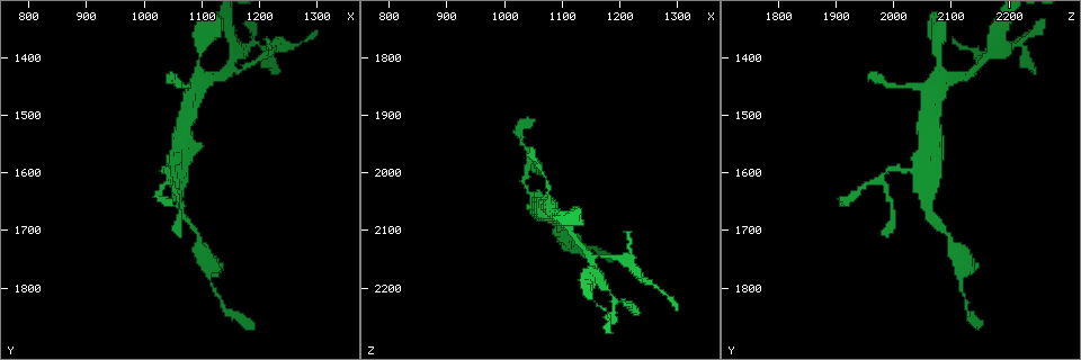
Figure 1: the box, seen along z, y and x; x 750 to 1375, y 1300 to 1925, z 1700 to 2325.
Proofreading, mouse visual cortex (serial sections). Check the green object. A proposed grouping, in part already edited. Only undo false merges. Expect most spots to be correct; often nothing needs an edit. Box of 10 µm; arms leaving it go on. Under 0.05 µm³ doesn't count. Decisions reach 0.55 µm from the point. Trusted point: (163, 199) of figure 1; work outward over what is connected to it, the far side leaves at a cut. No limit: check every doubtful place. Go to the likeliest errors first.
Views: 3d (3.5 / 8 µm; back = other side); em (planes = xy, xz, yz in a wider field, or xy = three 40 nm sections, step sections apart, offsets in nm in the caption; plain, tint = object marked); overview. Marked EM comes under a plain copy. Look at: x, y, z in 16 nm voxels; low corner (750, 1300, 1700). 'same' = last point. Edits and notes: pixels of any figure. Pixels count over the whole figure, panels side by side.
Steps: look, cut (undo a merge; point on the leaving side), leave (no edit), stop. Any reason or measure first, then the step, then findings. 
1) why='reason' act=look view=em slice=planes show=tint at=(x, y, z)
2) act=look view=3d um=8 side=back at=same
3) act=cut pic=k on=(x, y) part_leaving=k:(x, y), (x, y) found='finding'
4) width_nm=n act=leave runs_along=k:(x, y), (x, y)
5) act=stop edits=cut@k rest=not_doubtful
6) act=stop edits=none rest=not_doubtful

why='a fork' act=look view=3d um=8 at=(1040, 1615, 1975)

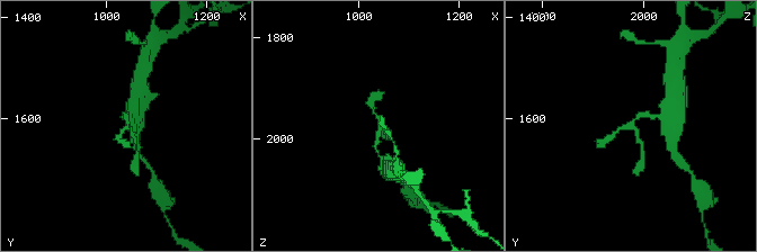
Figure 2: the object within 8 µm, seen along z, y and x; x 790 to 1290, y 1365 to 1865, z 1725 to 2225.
act=look view=3d um=3.5 at=same

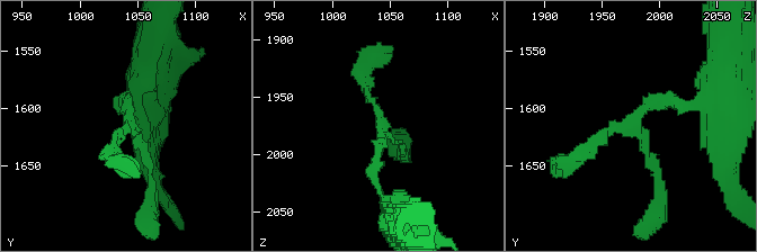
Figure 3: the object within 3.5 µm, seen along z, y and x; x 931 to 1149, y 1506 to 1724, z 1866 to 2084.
act=look view=em slice=xy step=5 show=tint at=(1040, 1612, 1972)

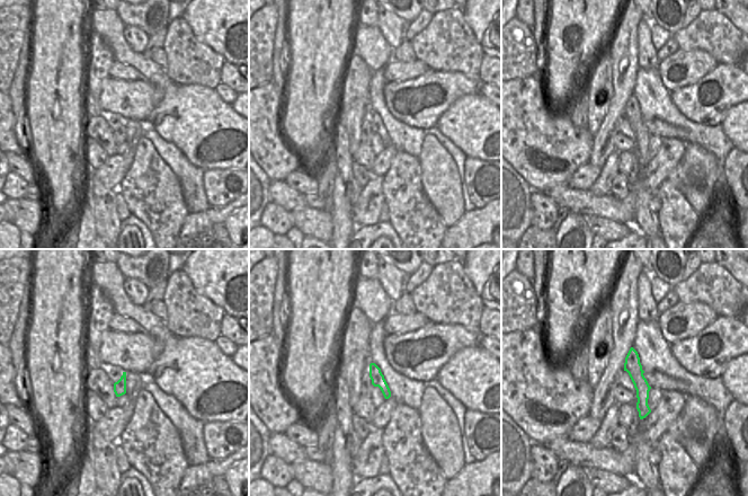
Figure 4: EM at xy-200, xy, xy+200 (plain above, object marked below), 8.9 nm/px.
act=leave runs_along=3:(568, 162), (658, 99), (689, 107) found='all the same cell'

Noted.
why='a fork' act=look view=3d um=8 at=(1050, 1600, 2050)

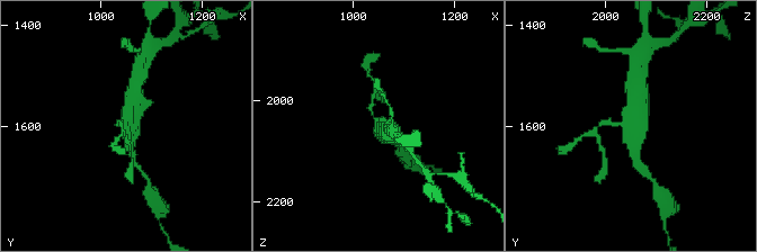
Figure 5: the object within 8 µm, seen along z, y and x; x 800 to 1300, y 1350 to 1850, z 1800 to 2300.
why='closer look' act=look view=3d um=3.5 at=same

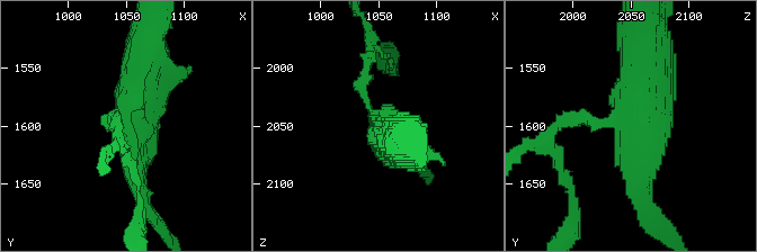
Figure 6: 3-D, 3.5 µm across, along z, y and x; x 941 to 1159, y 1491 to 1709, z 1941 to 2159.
act=look view=em slice=xy step=3 show=tint at=(1048, 1596, 2056)

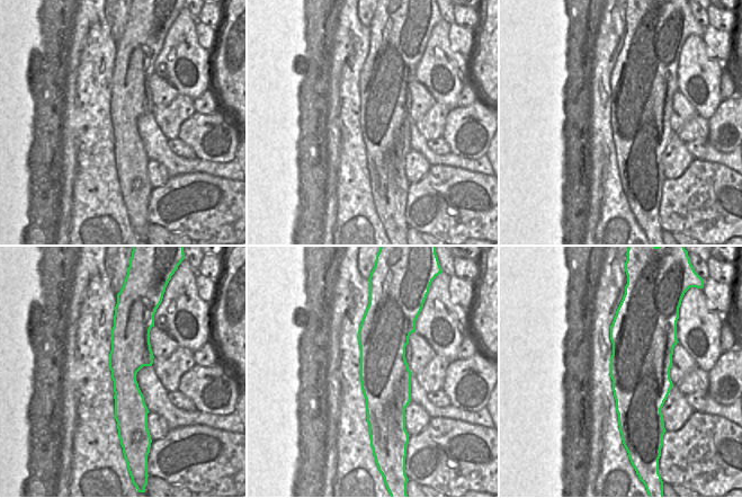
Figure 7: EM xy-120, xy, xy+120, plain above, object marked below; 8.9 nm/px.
act=leave runs_along=7:(127, 314), (126, 423), (121, 429) found='all the same cell'

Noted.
why='narrows sharply' act=look view=3d um=3.5 at=(1210, 1380, 2225)

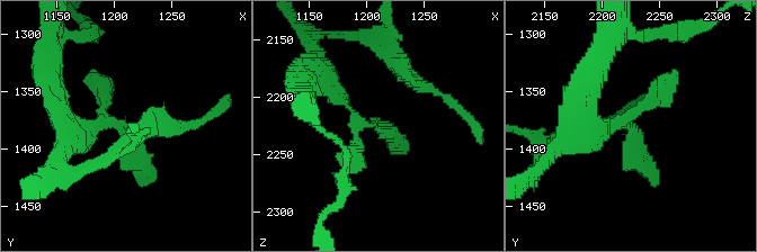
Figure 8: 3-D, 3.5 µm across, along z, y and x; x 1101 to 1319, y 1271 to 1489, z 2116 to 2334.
act=look view=em slice=xy step=5 show=tint at=(1206, 1382, 2226)

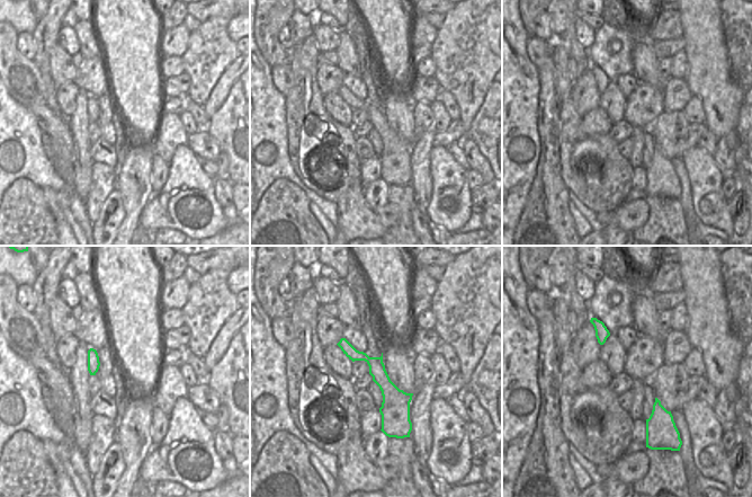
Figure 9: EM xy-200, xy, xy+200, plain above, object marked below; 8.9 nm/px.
act=leave found='one cell here'

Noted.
why='thick turns thin' act=look view=3d um=3.5 at=(1205, 1400, 2160)

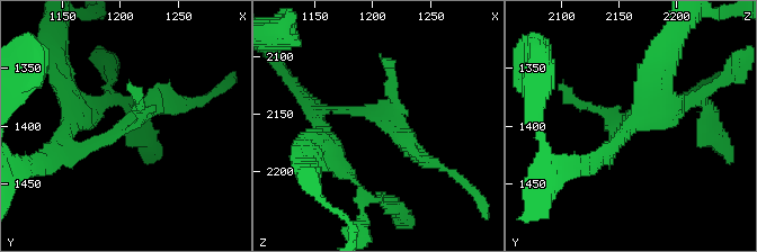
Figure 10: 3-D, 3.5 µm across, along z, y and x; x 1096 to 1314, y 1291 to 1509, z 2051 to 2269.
why='now the EM' act=look view=em slice=planes show=tint at=(1206, 1394, 2156)

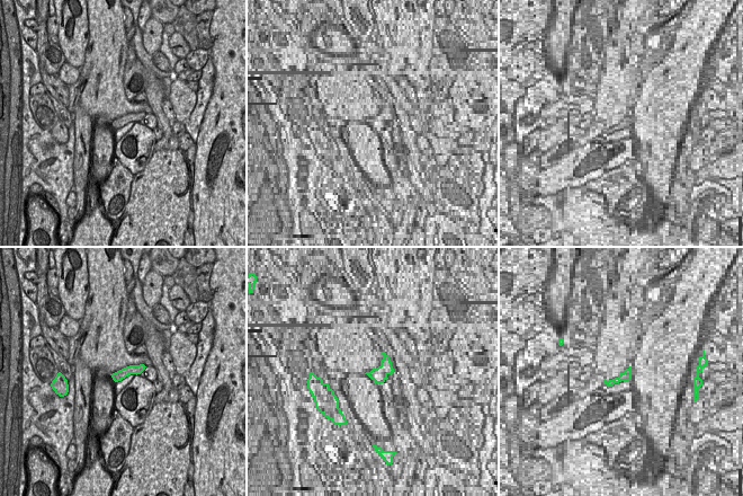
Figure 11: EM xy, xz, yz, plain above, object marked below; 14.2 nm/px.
act=leave runs_along=10:(315, 107), (364, 109), (439, 164) found='one cell here'

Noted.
act=stop edits=none rest=not_doubtful

